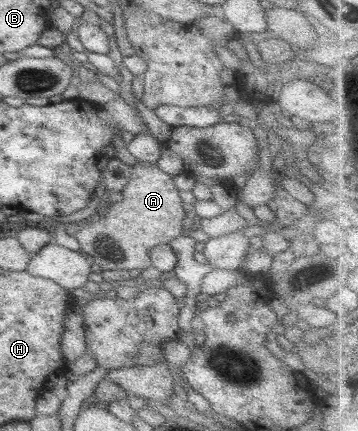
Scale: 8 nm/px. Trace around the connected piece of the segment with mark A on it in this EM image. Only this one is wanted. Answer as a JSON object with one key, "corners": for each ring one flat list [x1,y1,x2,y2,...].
{"corners":[[138,161,130,168,129,181,120,190,121,201,108,205,99,217,80,222,79,228,72,235,79,244,78,250,87,256,90,261,98,264,104,271,120,271,125,273,131,269,144,269,151,264,149,252,153,247,168,244,168,242,184,231,181,220,185,216,179,191,175,189,173,178,159,170,149,162]]}

